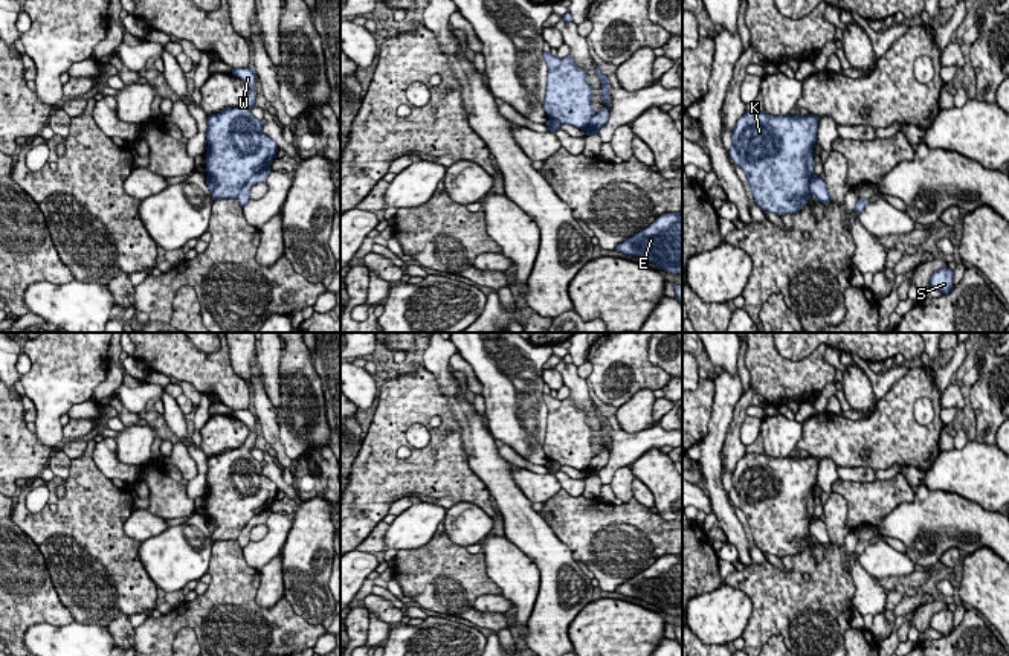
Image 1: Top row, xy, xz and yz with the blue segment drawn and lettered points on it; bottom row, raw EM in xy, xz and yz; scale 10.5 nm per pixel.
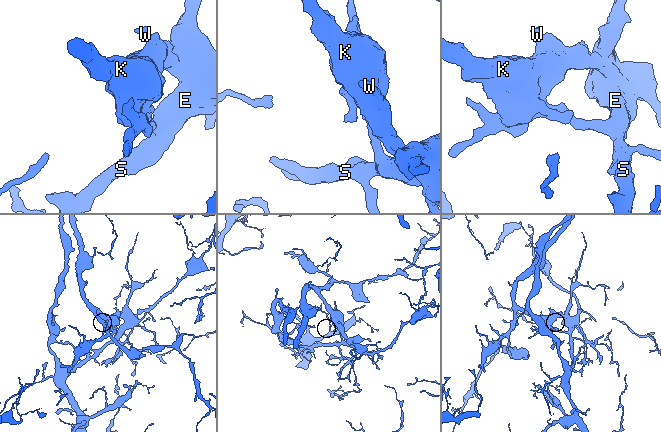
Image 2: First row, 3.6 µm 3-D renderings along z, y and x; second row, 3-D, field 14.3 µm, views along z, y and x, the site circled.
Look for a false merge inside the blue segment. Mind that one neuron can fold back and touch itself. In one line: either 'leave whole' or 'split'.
split

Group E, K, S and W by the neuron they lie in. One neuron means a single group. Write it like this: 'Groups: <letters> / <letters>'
Groups: E S / K W

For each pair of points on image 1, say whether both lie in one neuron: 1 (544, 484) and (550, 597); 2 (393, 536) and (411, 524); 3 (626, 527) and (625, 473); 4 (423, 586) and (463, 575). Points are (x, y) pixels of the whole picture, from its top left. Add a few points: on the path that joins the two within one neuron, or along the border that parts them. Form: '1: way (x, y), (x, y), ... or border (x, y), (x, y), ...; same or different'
1: border (512, 472), (513, 482), (531, 502); different
2: way (397, 536), (406, 528); same
3: border (632, 498), (623, 504); different
4: way (432, 577), (440, 572), (454, 575); same

